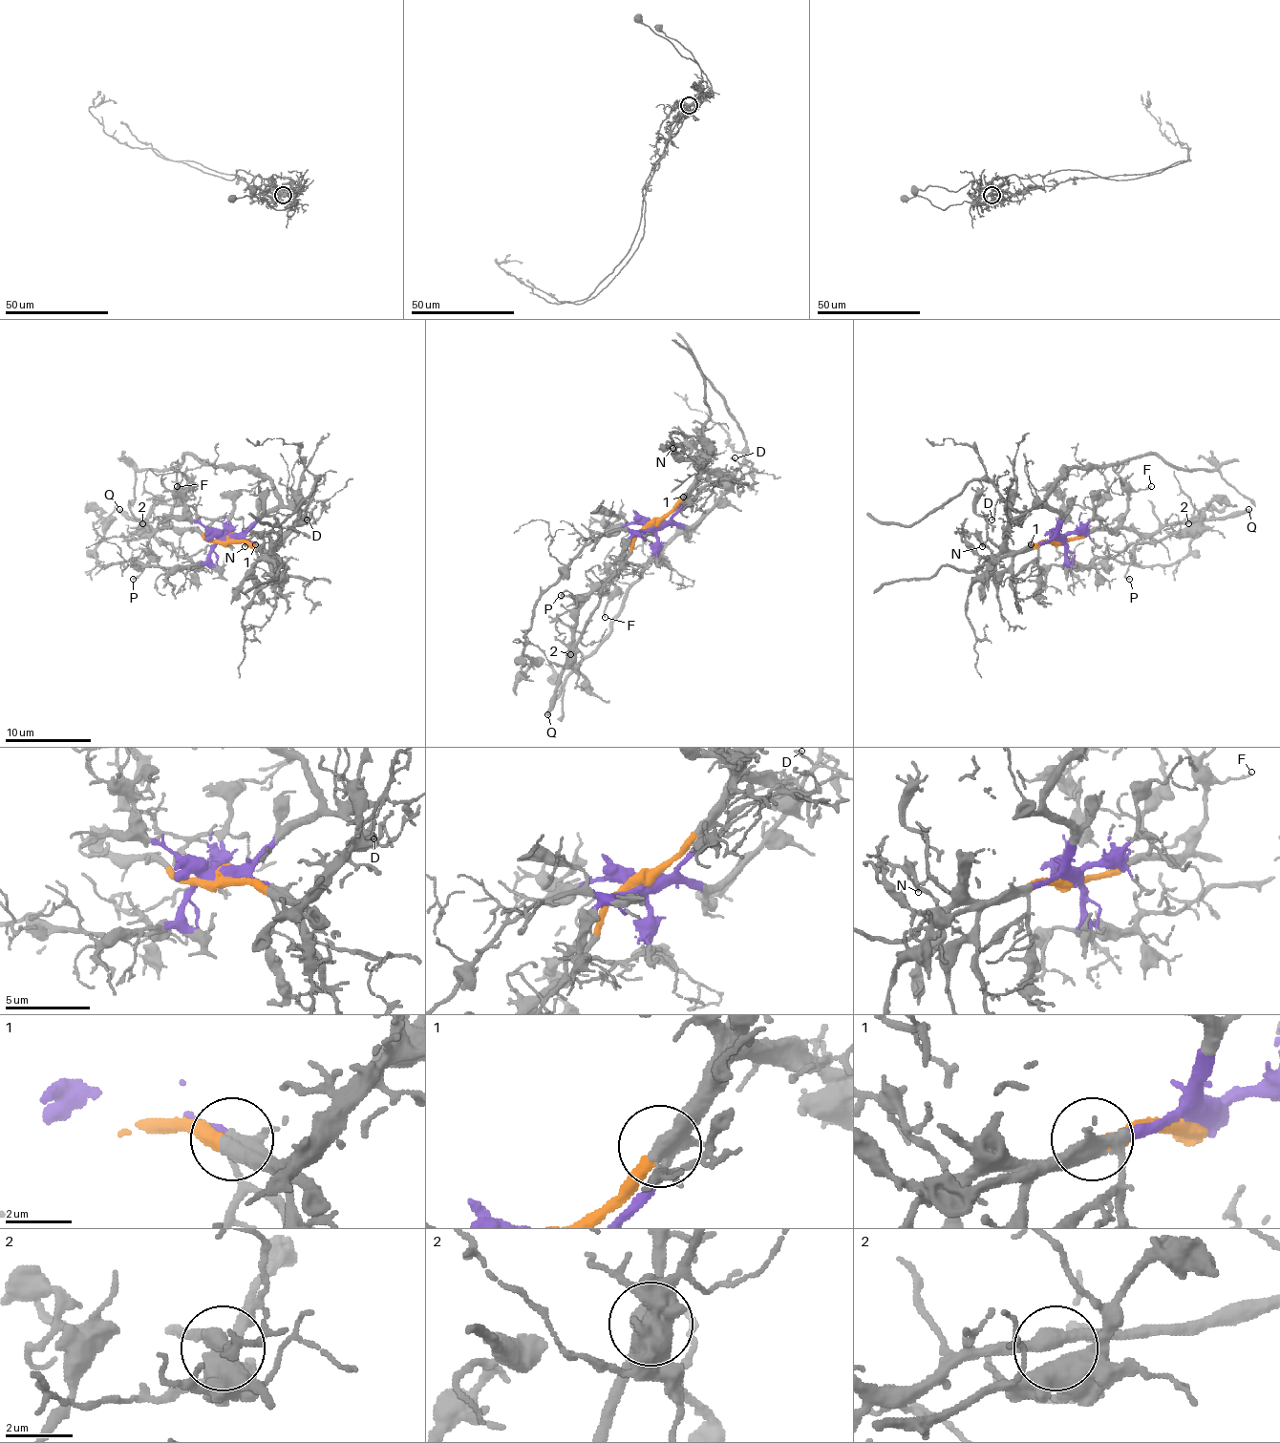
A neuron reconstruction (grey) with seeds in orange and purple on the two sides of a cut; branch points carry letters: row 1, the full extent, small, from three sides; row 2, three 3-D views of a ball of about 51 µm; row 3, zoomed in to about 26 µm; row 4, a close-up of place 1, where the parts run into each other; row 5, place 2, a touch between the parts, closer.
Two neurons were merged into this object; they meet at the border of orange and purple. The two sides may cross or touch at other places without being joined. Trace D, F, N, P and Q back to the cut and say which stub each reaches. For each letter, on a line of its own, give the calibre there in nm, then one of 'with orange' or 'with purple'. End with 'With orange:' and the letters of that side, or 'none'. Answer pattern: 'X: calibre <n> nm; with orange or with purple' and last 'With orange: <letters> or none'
D: calibre 150 nm; with purple
F: calibre 120 nm; with orange
N: calibre 150 nm; with orange
P: calibre 150 nm; with orange
Q: calibre 360 nm; with orange
With orange: F, N, P, Q

